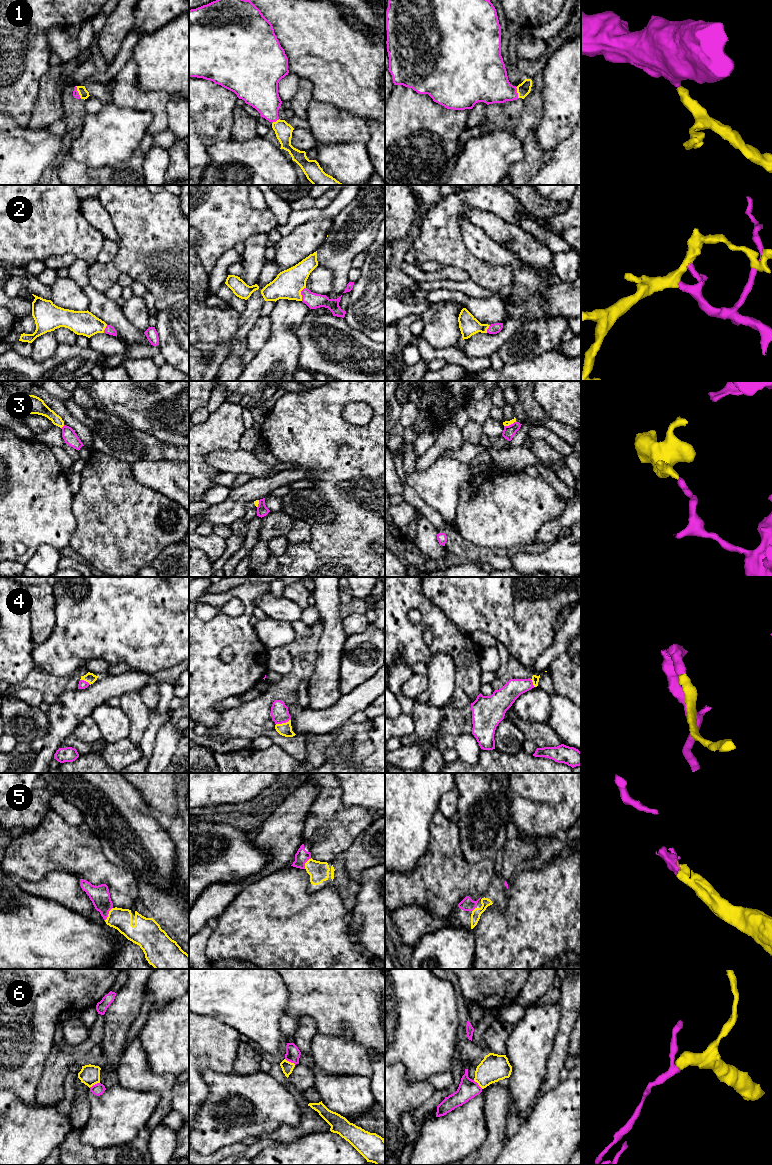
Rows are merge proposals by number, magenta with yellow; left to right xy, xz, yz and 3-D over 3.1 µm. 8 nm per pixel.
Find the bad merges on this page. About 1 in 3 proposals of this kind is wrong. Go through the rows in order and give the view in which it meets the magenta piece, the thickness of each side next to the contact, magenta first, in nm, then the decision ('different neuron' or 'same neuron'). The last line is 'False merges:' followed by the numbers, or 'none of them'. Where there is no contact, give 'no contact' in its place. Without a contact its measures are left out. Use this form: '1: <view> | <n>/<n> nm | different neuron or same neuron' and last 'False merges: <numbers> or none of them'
1: yz | 340/110 nm | same neuron
2: xz | 120/240 nm | same neuron
3: xy | 110/110 nm | different neuron
4: xz | 140/110 nm | same neuron
5: xy | 160/180 nm | same neuron
6: xy | 100/160 nm | different neuron
False merges: 3, 6

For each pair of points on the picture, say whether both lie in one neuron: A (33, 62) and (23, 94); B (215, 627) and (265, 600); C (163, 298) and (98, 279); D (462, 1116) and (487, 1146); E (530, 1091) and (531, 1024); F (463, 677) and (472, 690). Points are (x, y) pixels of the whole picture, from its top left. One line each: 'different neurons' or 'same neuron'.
A: same neuron
B: different neurons
C: same neuron
D: different neurons
E: same neuron
F: same neuron

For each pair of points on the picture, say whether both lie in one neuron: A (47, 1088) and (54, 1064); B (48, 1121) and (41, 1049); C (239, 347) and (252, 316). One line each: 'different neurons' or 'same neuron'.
A: same neuron
B: different neurons
C: same neuron

